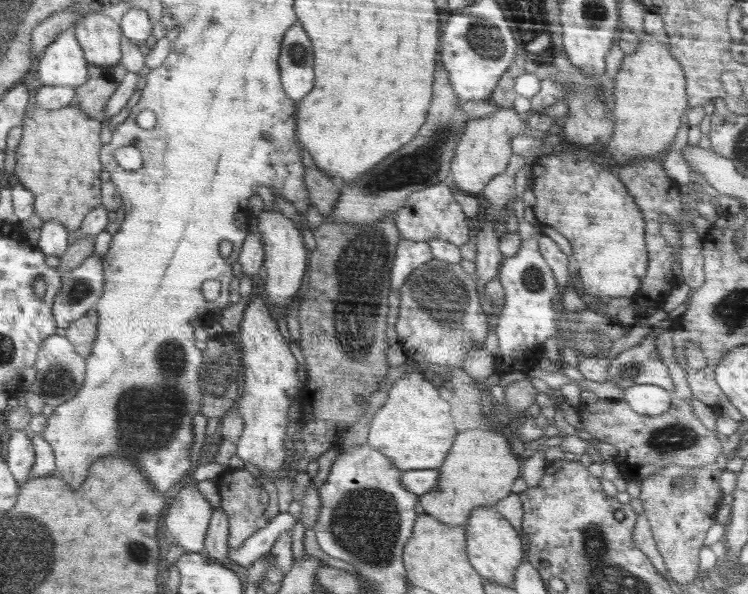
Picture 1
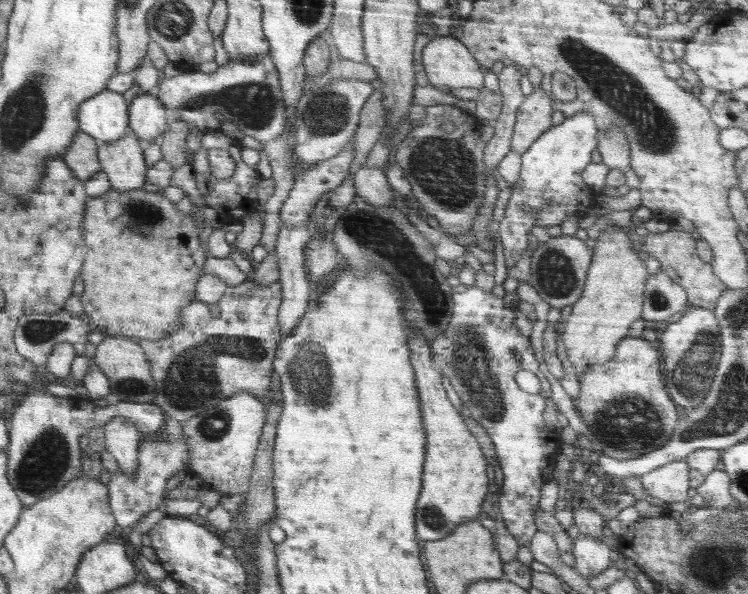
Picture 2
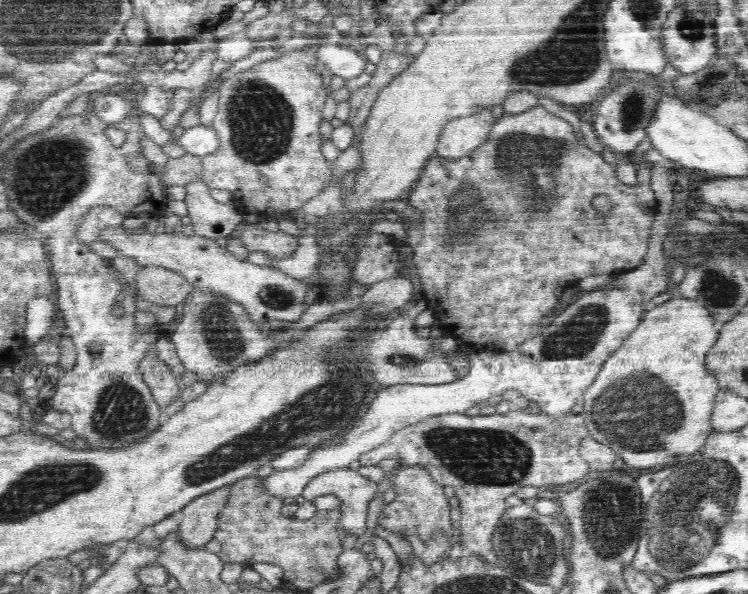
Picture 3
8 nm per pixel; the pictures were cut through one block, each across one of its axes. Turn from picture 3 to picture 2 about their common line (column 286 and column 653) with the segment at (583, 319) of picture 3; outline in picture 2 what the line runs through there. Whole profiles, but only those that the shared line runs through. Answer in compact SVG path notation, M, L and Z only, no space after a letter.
M684 459L664 464L639 477L645 492L666 503L688 501L688 464Z

